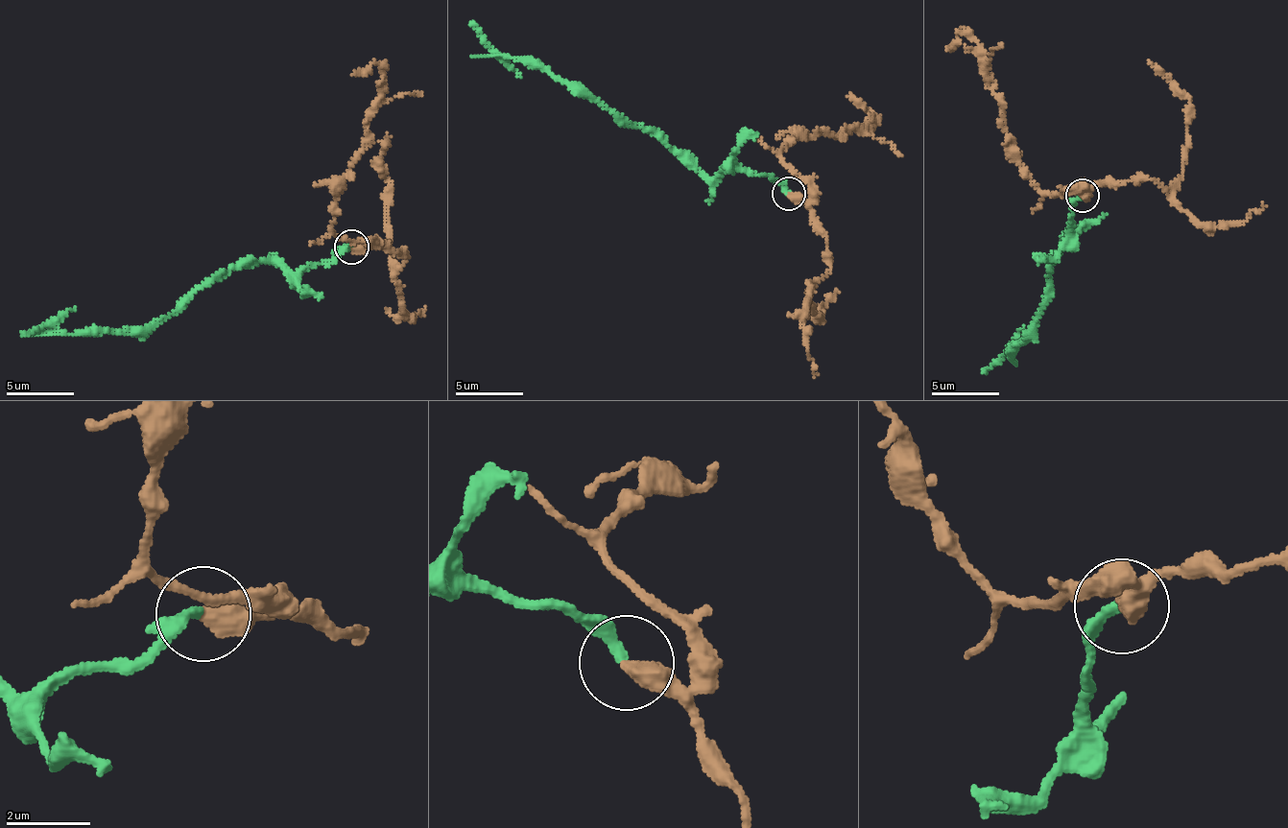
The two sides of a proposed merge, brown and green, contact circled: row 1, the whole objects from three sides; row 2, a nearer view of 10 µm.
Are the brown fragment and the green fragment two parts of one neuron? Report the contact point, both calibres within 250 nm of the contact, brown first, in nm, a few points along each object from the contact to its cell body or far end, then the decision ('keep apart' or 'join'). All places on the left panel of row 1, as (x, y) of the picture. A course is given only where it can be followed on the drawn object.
at (351, 247); 550 nm thick on the brown side, 240 nm on the other; brown runs (352, 246), (370, 243), (343, 240), (334, 215), (382, 81), (374, 63), (354, 74); green runs (348, 246), (294, 273), (242, 260), (164, 316), (131, 330), (61, 334), (41, 325), (21, 332); join

